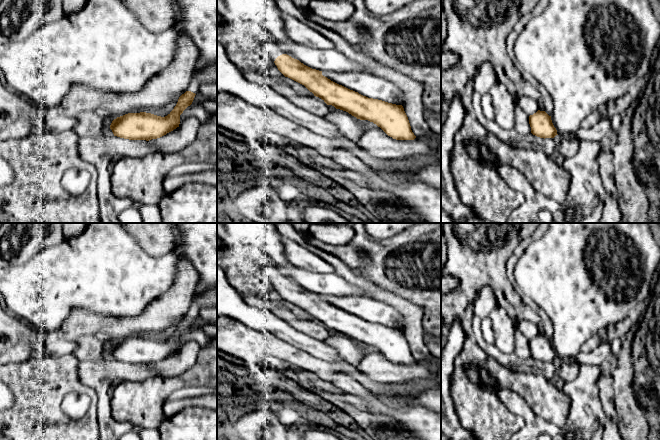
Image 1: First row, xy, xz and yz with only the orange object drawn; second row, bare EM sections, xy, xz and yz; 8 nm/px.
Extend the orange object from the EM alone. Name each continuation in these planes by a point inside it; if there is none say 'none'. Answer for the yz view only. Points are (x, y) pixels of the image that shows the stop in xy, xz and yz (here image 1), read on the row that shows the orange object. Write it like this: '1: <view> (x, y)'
none

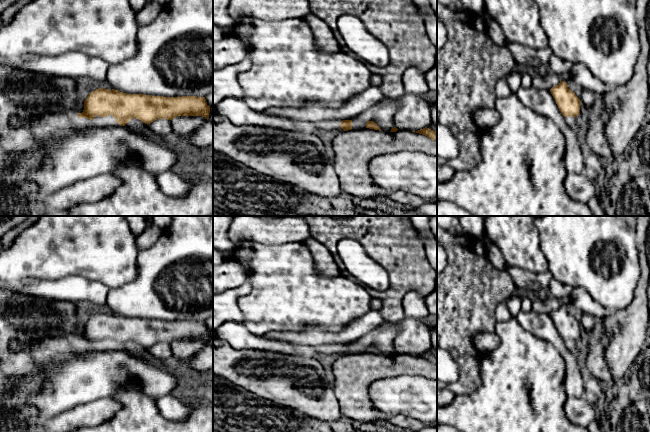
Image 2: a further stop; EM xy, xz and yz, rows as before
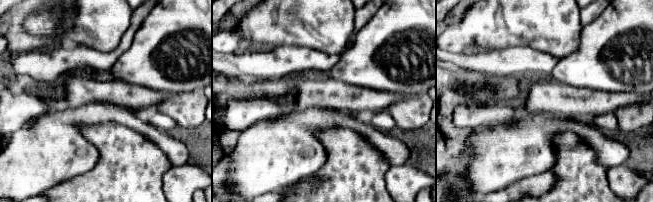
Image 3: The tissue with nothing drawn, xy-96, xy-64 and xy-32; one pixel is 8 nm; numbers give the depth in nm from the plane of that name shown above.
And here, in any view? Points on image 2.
1: xy (111, 120)

